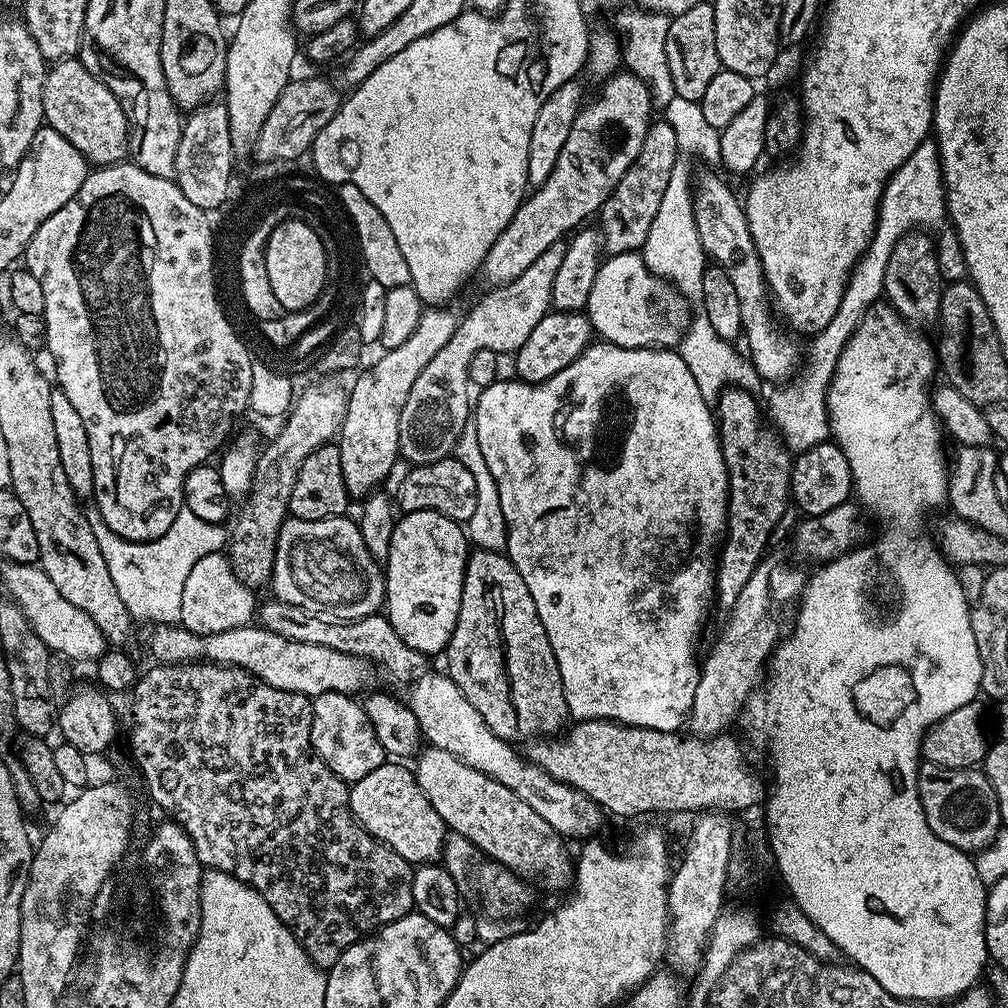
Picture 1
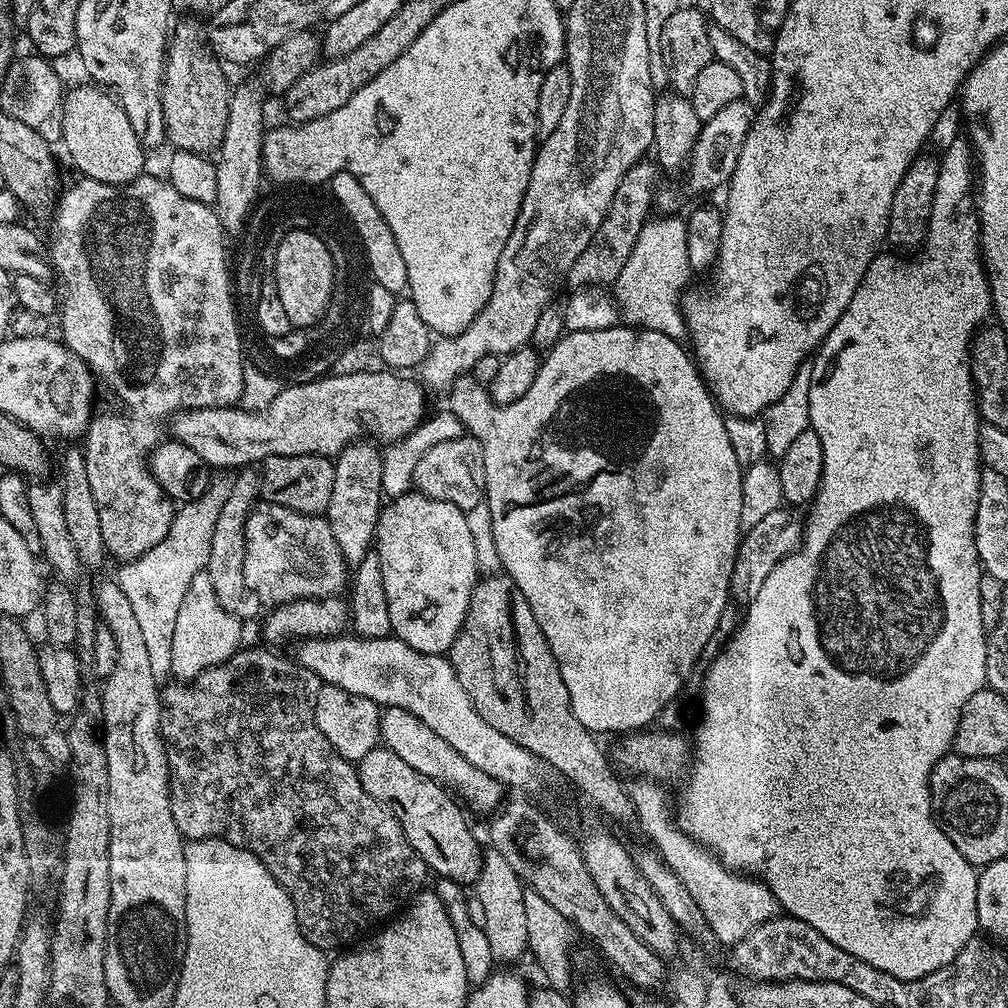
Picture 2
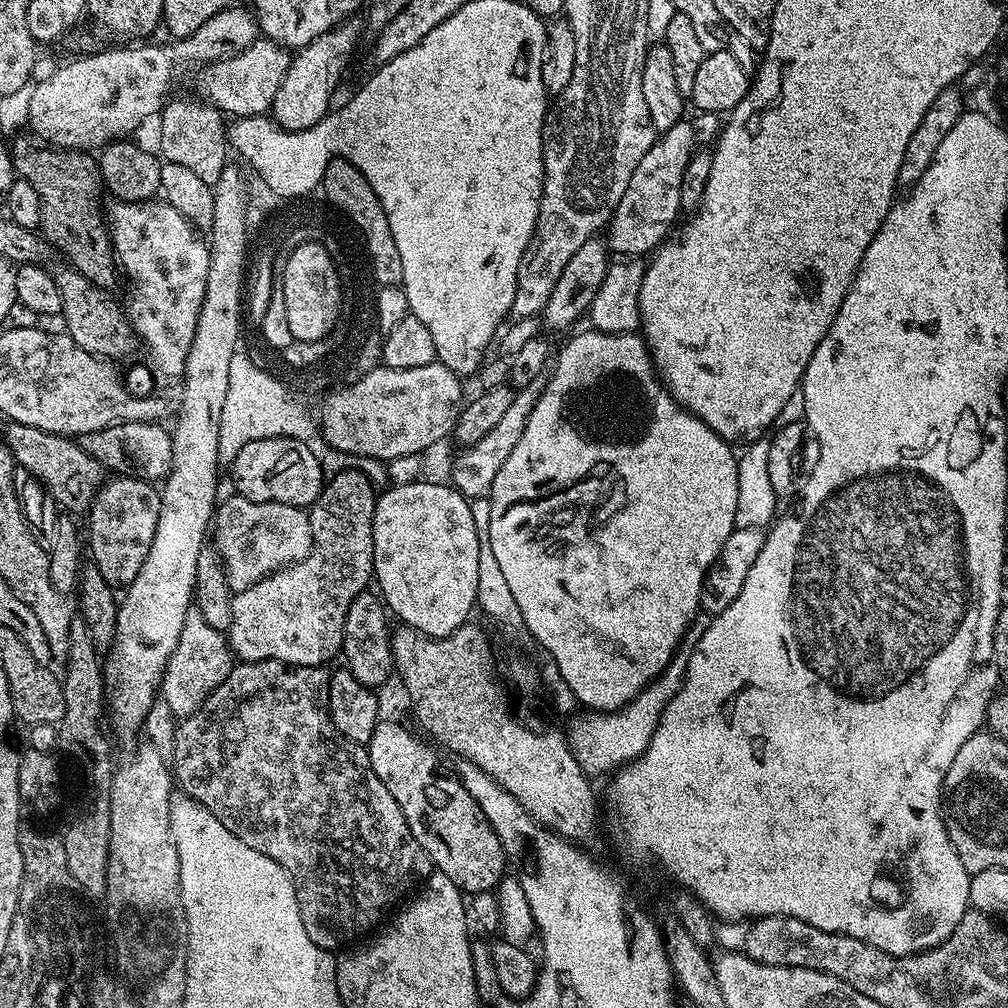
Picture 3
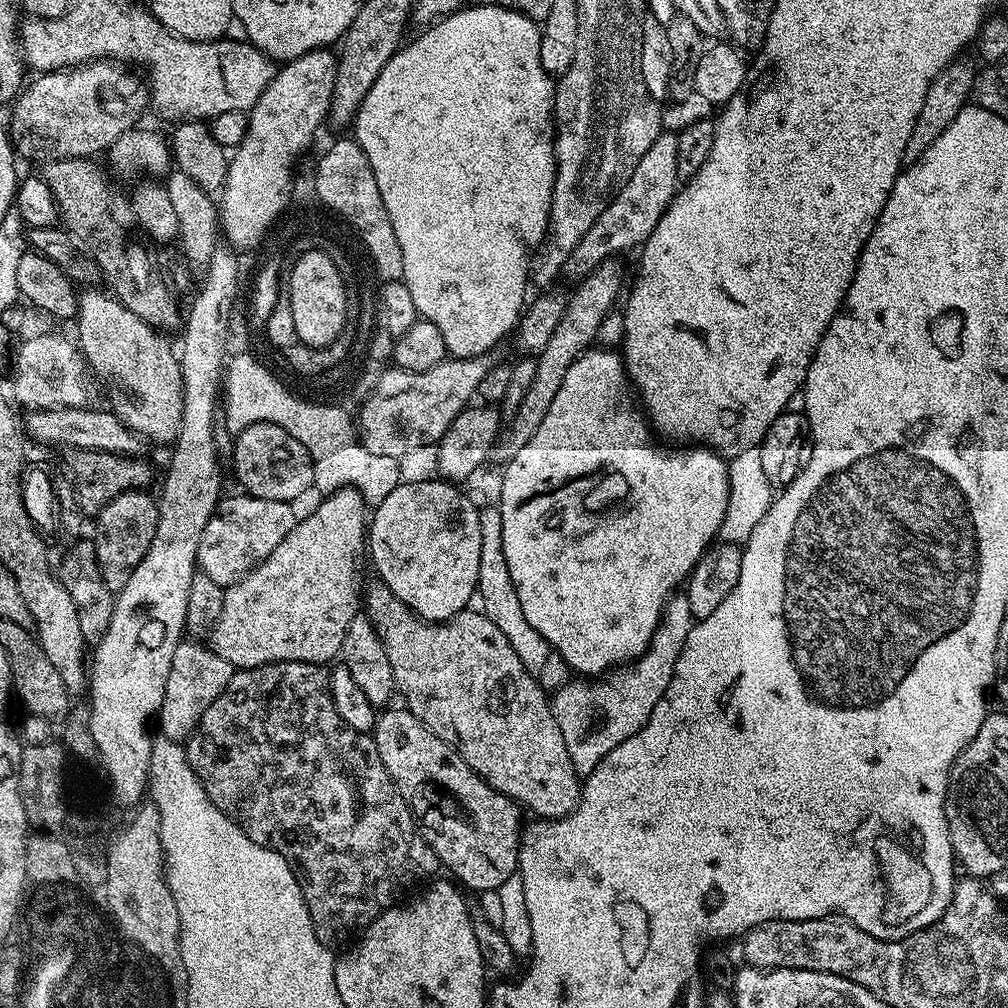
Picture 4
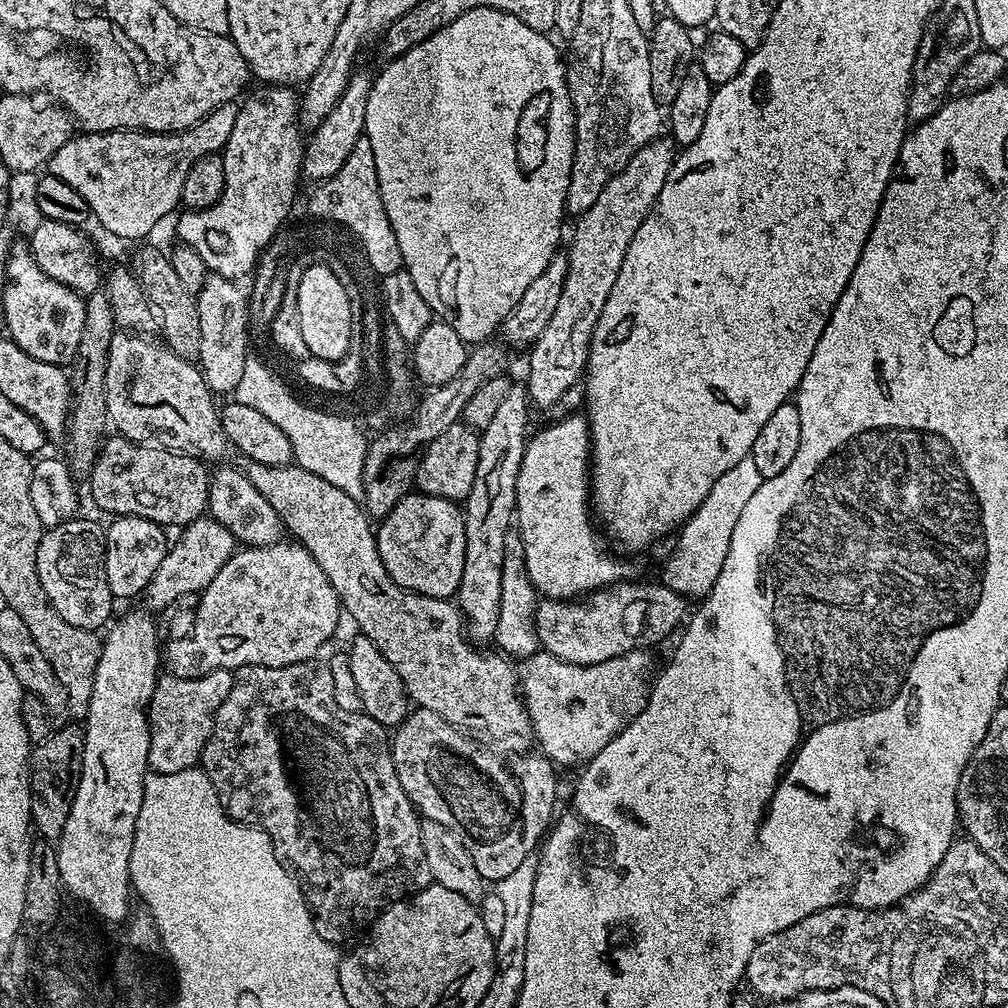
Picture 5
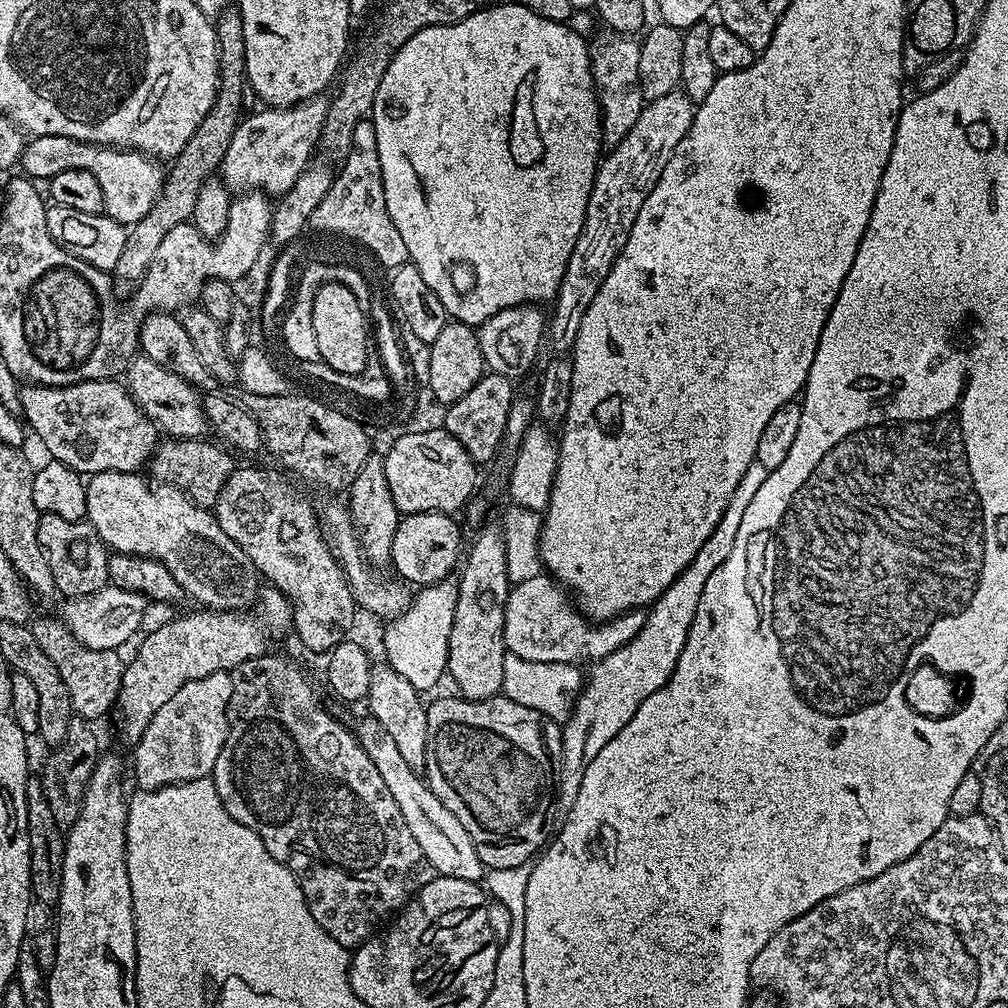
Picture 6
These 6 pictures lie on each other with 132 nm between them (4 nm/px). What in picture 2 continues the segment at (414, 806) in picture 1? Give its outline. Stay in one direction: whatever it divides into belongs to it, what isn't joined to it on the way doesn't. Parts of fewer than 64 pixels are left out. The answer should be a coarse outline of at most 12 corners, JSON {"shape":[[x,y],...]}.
{"shape":[[383,746],[358,761],[437,877],[479,878],[482,849],[445,785]]}

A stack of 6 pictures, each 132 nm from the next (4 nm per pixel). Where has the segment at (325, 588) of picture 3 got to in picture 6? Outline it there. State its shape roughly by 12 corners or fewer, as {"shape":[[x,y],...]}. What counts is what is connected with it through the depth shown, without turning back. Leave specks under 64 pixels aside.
{"shape":[[196,610],[147,633],[124,665],[120,740],[134,746],[186,682],[231,673],[289,631],[257,610]]}

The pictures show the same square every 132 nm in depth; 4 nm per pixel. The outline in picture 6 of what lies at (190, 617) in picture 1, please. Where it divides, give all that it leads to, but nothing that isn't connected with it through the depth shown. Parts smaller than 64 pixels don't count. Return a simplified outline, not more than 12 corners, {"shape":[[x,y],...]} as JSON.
{"shape":[[232,678],[186,682],[131,749],[149,792],[211,777]]}

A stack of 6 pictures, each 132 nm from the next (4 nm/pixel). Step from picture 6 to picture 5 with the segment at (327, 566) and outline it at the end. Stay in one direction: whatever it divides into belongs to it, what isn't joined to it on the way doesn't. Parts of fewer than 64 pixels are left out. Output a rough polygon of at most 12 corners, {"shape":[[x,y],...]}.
{"shape":[[235,466],[211,473],[207,511],[241,545],[281,543],[274,506]]}

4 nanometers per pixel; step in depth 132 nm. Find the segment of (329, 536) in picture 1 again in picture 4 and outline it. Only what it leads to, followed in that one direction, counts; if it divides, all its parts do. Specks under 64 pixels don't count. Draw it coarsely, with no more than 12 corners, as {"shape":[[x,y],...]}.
{"shape":[[225,495],[196,562],[241,580],[297,522],[286,500]]}

